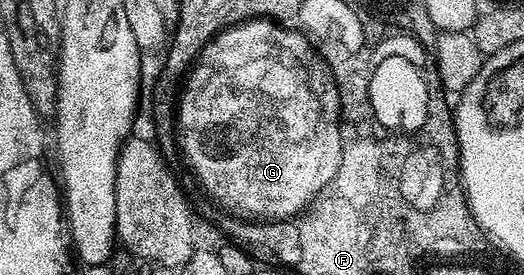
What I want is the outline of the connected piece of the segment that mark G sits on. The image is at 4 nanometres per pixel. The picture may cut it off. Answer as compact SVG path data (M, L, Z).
M253 19L241 21L240 24L234 25L230 29L220 30L212 38L212 42L204 46L202 56L187 74L186 84L183 86L178 102L178 149L179 152L184 152L185 159L192 164L192 169L196 172L197 179L204 184L205 191L216 200L217 206L223 207L233 214L247 215L258 221L284 221L287 217L295 217L297 213L304 212L323 189L332 182L338 166L346 156L342 151L340 131L332 134L330 130L320 126L339 126L342 121L340 89L332 74L333 68L321 56L320 50L316 49L302 32L295 28L293 28L294 30L287 28L290 28L287 24L277 23L275 20Z

